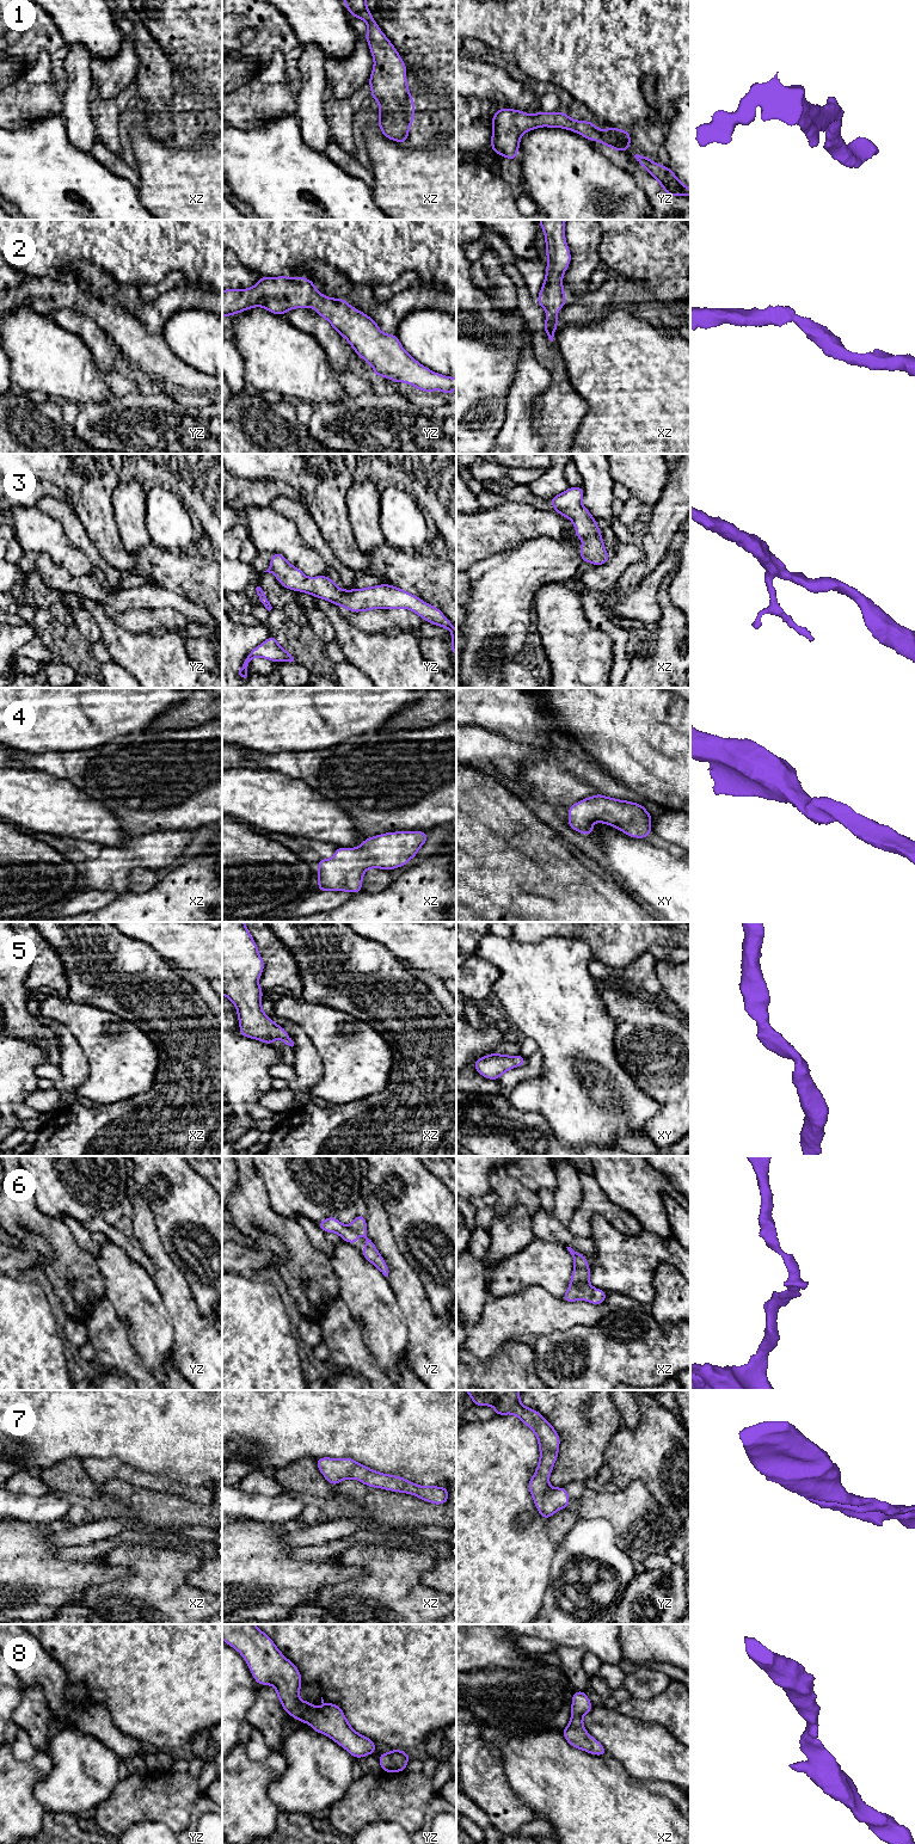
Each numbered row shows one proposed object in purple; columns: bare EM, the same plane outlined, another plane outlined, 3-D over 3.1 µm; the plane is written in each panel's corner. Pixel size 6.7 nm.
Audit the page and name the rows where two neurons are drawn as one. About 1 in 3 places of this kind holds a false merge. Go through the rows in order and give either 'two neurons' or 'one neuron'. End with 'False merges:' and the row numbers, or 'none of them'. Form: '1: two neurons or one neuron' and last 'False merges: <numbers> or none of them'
1: one neuron
2: one neuron
3: one neuron
4: one neuron
5: one neuron
6: one neuron
7: one neuron
8: one neuron
False merges: none of them

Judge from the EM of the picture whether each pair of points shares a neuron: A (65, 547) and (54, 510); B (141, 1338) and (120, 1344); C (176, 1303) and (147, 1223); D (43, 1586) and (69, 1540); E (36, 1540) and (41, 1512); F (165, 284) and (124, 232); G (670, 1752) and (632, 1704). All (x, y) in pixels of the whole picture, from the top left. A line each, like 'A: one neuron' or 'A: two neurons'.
A: two neurons
B: two neurons
C: one neuron
D: two neurons
E: two neurons
F: two neurons
G: two neurons

